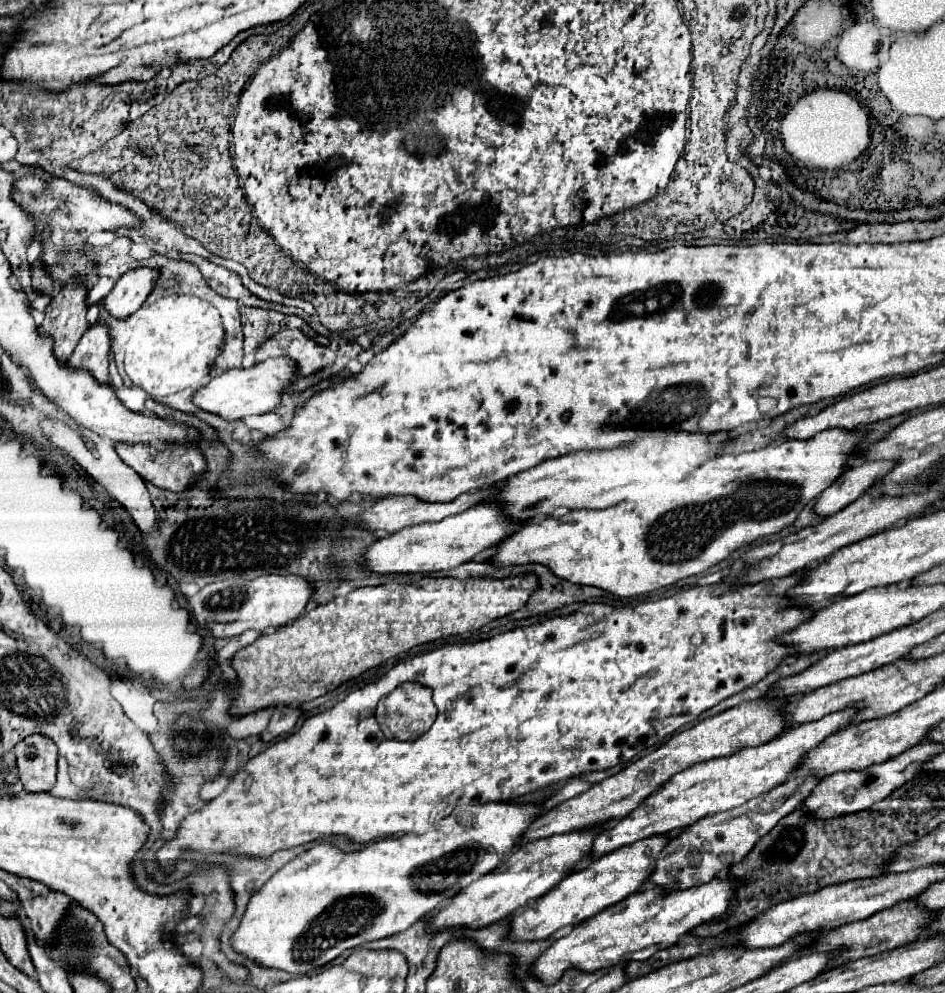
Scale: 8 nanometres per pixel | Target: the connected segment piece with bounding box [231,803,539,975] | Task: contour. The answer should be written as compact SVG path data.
M487 803L471 809L473 821L469 827L455 825L449 831L429 829L423 835L407 833L389 837L369 843L355 853L341 853L329 843L317 843L281 867L269 883L253 893L239 927L231 935L231 947L247 961L265 969L279 969L291 975L317 971L343 951L405 931L427 913L435 913L447 905L463 887L493 871L517 849L521 833L535 821L537 813L539 805L535 803Z

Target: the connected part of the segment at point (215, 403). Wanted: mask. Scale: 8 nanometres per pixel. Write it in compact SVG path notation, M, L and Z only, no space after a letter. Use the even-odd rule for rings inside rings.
M289 357L265 359L249 369L229 369L219 377L213 377L203 389L193 395L193 403L213 415L223 417L225 421L239 421L247 415L263 415L273 411L281 403L285 387L295 379L295 365Z

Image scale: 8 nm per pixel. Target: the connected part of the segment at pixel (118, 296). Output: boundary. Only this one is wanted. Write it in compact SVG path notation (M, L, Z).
M141 267L127 271L111 289L111 293L103 299L103 307L115 319L127 319L133 315L149 297L155 287L159 271Z

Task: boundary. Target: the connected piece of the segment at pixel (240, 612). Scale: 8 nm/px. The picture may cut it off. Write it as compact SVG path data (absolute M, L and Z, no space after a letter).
M265 575L251 581L215 581L211 585L205 585L193 597L189 597L189 605L197 625L209 629L213 637L239 637L247 629L267 633L293 621L305 611L305 605L311 599L311 595L311 585L297 575Z

